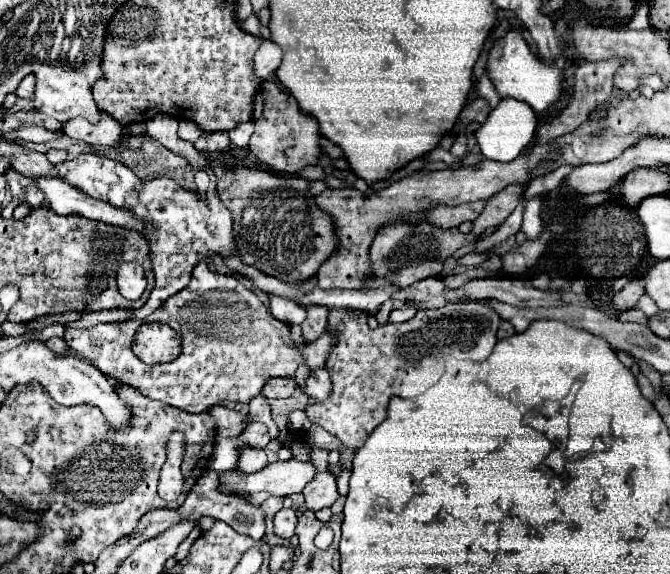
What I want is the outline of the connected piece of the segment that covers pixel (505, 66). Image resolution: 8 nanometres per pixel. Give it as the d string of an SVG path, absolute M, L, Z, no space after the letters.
M515 30L507 32L505 38L497 40L495 46L489 52L487 60L487 74L491 76L497 92L501 98L517 98L527 102L535 112L547 110L553 102L561 98L563 88L563 70L559 70L555 64L545 64L541 58L533 56L523 36Z

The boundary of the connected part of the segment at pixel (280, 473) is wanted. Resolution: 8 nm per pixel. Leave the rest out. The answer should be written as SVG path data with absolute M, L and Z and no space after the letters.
M293 458L287 462L273 462L257 474L239 474L235 470L227 470L221 474L221 484L225 484L225 494L239 494L257 506L257 504L263 504L269 496L291 496L301 492L311 482L311 478L315 478L313 462L311 460L301 462Z

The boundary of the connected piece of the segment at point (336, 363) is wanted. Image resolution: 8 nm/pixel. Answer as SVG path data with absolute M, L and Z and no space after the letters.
M465 302L465 304L447 304L437 310L419 310L411 320L403 324L385 324L385 326L377 326L375 330L369 330L365 316L355 316L351 314L351 310L343 310L343 308L333 308L329 310L327 330L335 336L335 346L331 348L325 366L331 376L333 388L329 398L323 402L311 398L307 402L305 412L311 424L321 426L333 436L337 436L337 440L345 448L357 450L365 444L365 438L369 438L369 434L387 418L387 406L393 396L413 398L435 384L433 380L437 376L433 374L433 370L437 368L437 360L439 358L443 360L443 354L447 350L451 350L451 354L459 358L467 358L475 362L485 360L493 352L493 346L497 344L497 330L501 322L503 322L501 316L491 306L481 302Z

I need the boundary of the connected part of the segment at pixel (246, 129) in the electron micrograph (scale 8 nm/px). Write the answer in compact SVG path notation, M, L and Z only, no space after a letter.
M243 122L241 126L229 130L231 142L233 142L235 146L239 146L239 148L247 148L251 134L253 134L253 122Z

